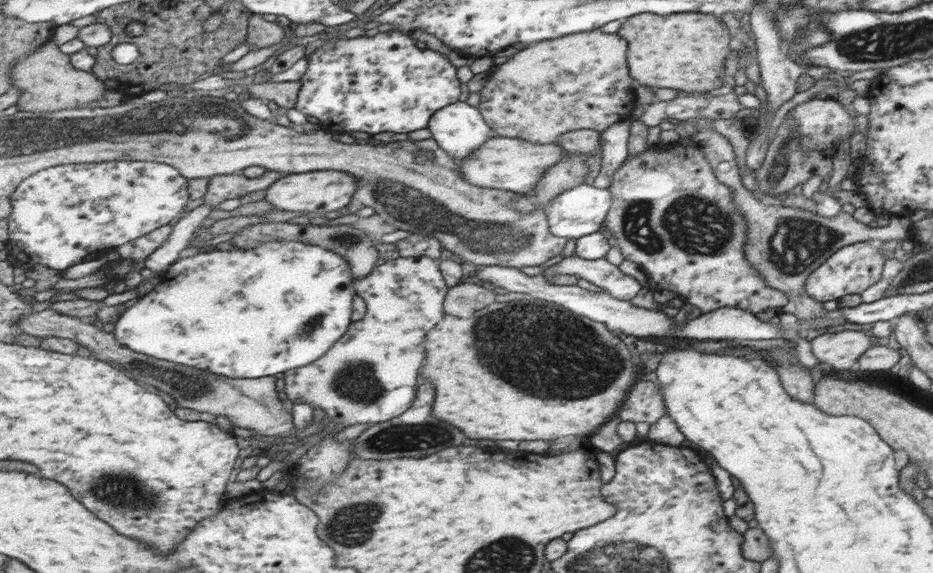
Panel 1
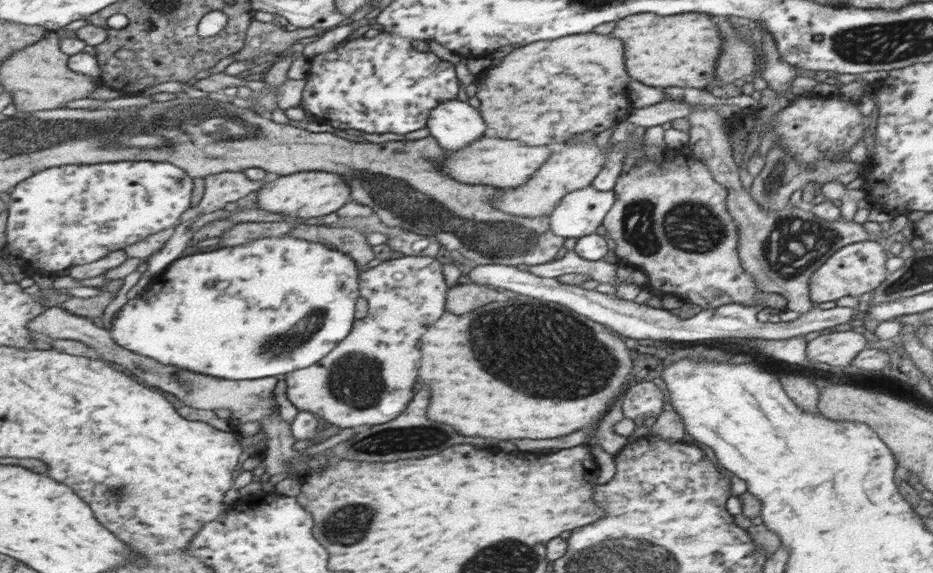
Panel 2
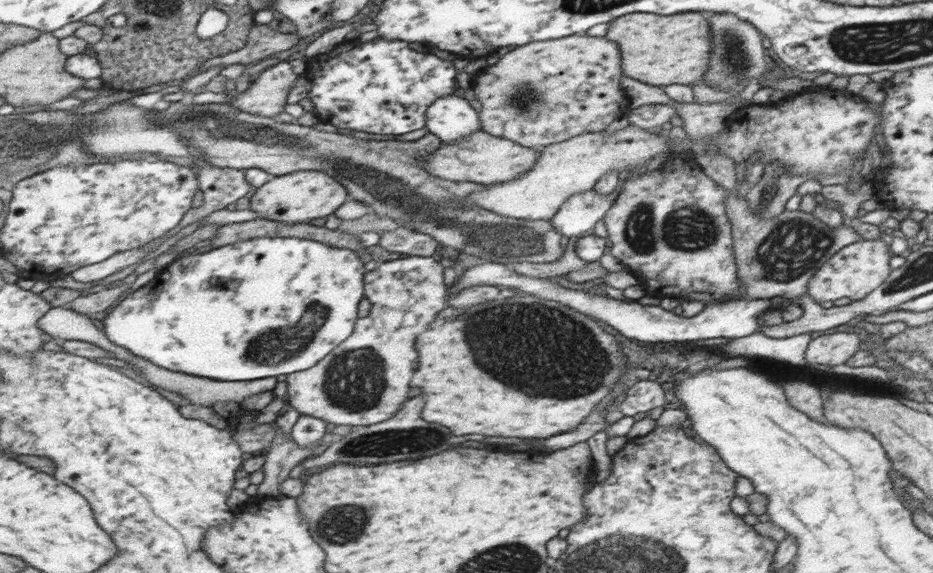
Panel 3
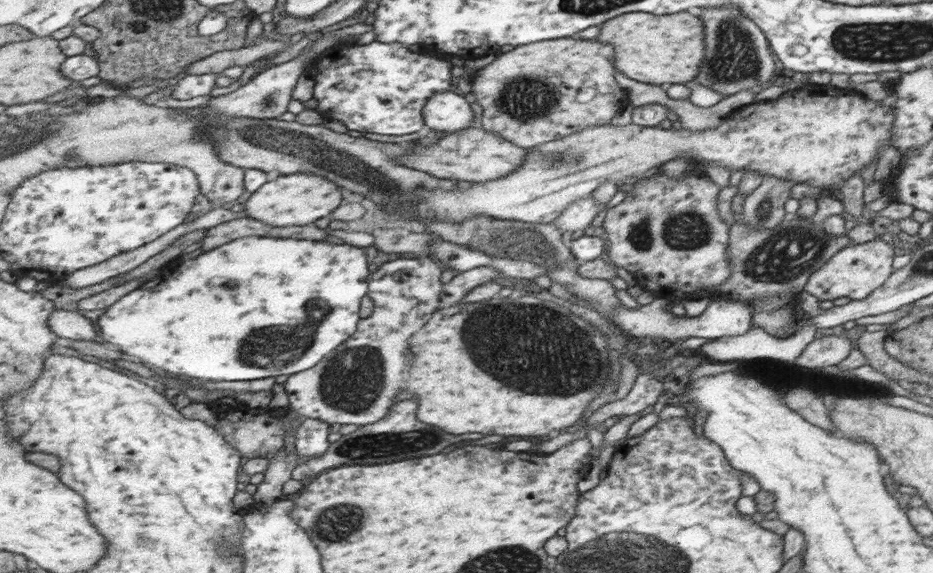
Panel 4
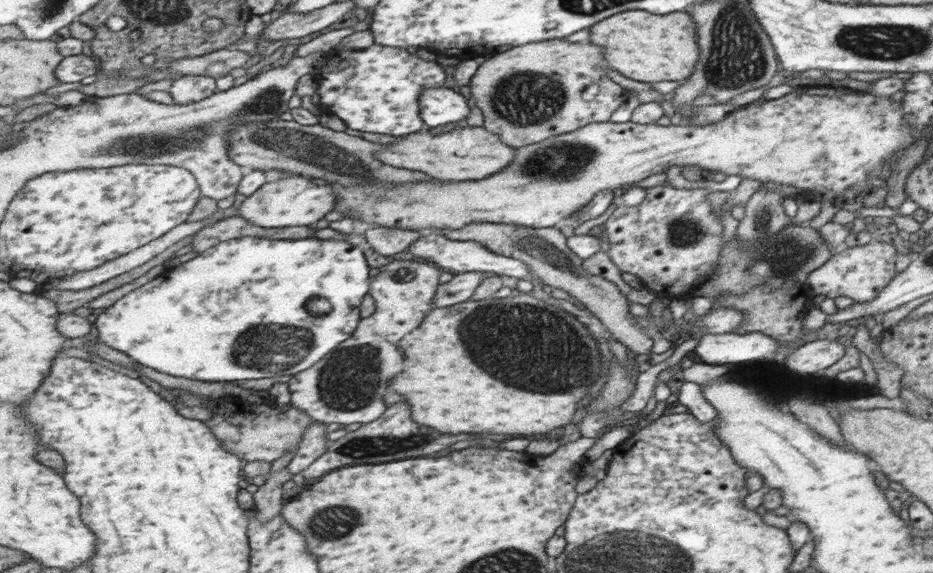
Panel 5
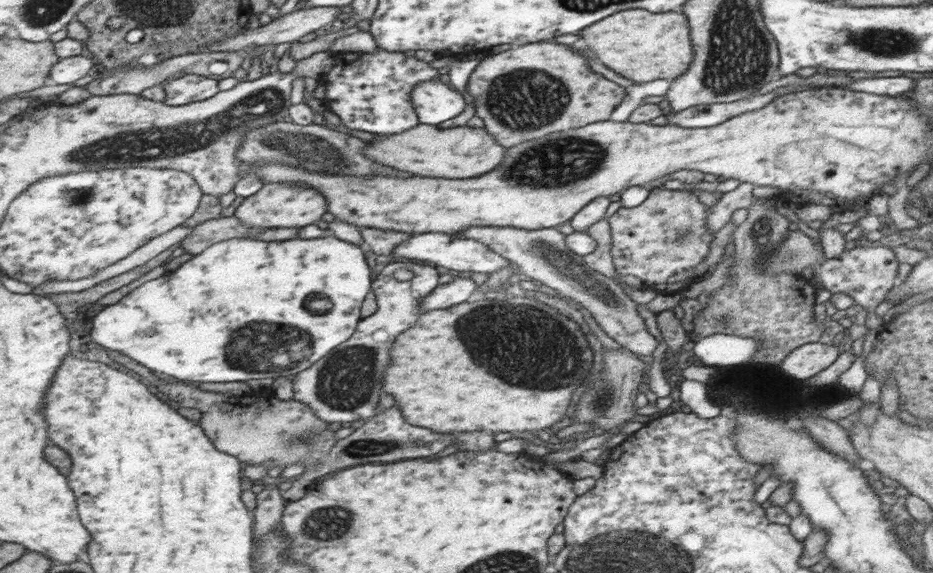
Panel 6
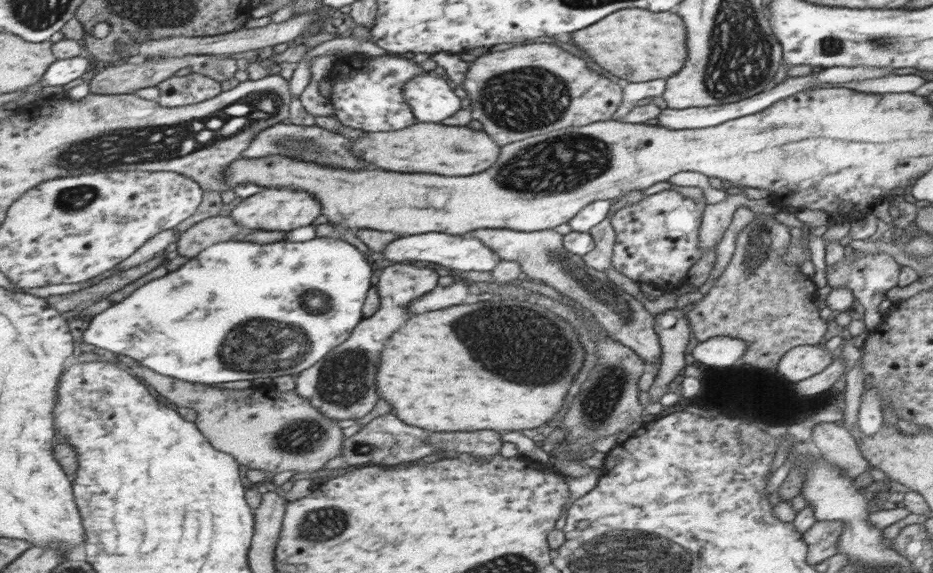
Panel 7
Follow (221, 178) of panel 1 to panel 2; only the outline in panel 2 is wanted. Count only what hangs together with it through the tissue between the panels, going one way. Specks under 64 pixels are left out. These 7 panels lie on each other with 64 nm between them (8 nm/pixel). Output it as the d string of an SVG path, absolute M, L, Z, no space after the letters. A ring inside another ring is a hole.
M220 172L205 177L205 194L203 200L189 211L185 212L182 222L189 222L192 218L198 218L200 214L211 214L215 210L225 208L229 202L237 202L247 197L253 191L259 192L264 186L273 180L276 175L269 173L263 181L253 181L241 172Z

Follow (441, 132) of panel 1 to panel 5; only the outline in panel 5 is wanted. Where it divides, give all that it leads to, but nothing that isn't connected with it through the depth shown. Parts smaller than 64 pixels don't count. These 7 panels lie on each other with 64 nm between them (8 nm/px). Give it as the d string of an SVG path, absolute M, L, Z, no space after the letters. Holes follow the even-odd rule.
M428 87L422 89L418 96L421 96L419 115L429 129L448 122L459 122L469 112L465 98L455 94L455 90L449 90L449 87Z

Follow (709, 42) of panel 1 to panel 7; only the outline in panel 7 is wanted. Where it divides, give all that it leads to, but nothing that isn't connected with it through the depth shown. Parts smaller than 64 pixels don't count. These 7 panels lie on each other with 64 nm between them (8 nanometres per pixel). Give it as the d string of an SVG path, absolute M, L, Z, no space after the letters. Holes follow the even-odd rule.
M632 7L606 16L601 24L593 24L593 28L585 28L585 32L573 32L570 38L571 44L583 50L600 68L624 82L666 79L677 74L688 60L686 27L682 17L672 11L647 12Z

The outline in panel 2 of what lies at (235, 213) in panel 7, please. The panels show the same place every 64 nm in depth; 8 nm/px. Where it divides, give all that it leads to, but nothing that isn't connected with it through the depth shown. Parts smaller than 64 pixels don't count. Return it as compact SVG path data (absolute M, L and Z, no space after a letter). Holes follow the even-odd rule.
M313 171L276 176L258 192L255 205L267 212L281 212L288 219L320 218L337 212L352 199L352 187L340 173Z

